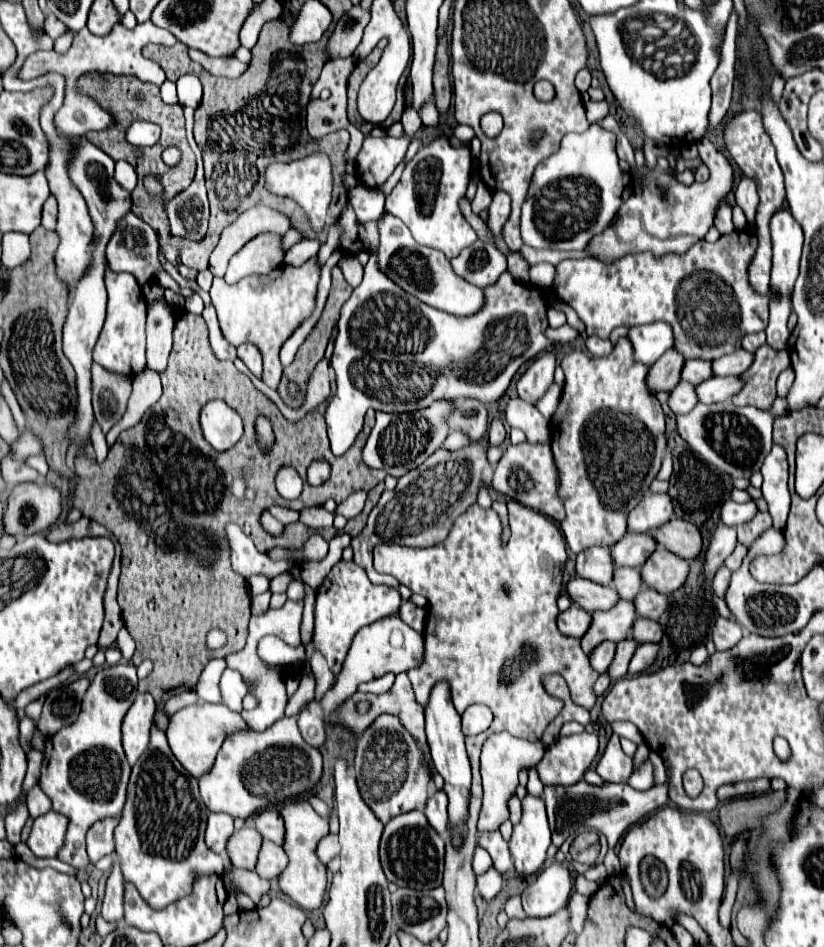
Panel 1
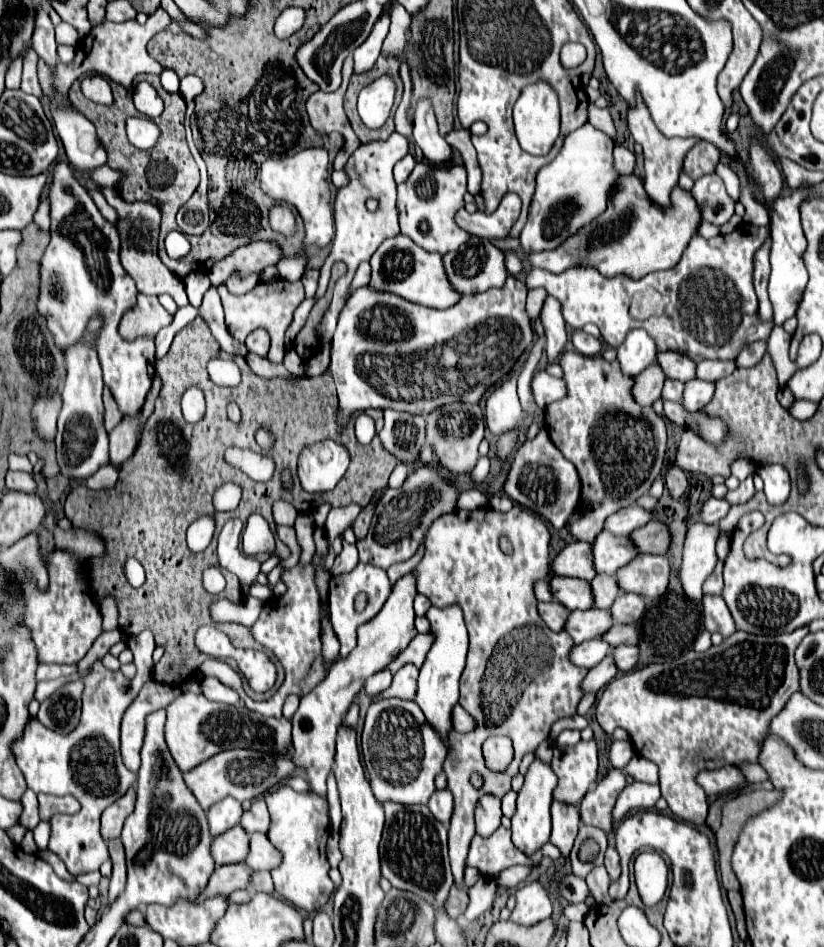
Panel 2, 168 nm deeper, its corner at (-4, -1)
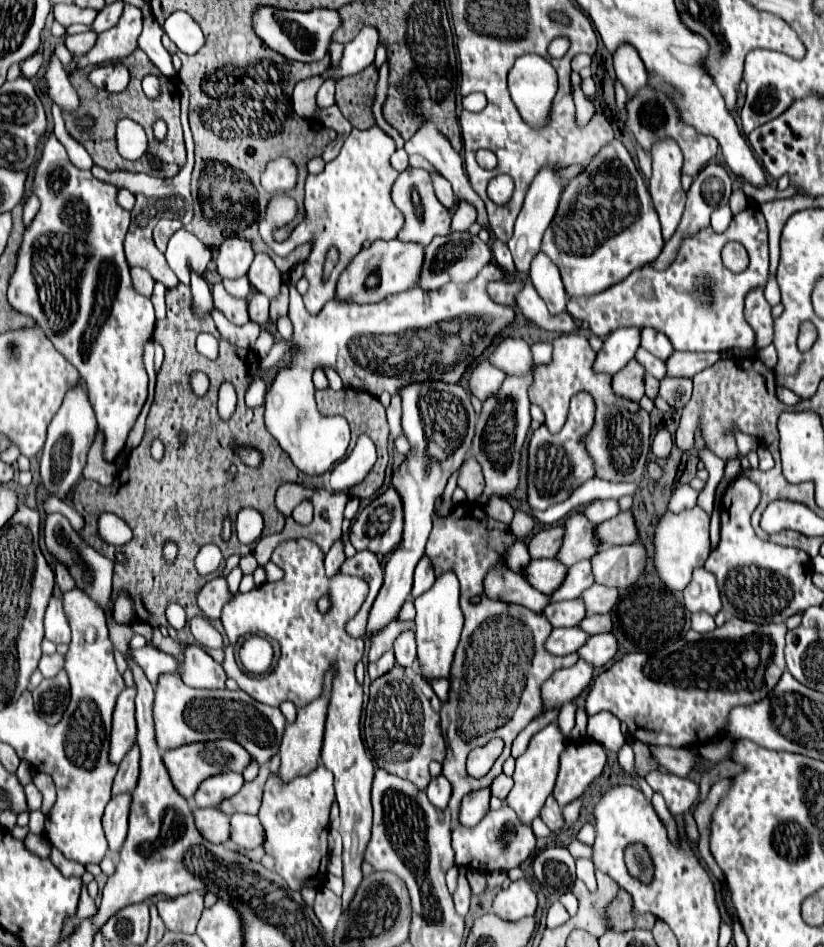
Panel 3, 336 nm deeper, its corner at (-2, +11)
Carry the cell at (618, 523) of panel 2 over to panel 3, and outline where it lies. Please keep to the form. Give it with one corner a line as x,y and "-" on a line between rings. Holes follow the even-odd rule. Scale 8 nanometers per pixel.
598,500
598,502
592,502
584,508
584,516
594,524
606,522
608,518
614,518
616,514
620,514
618,500

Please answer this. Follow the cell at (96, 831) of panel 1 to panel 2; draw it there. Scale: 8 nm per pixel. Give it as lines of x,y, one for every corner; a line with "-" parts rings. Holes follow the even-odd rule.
130,788
122,798
118,798
110,808
104,810
102,814
102,836
104,838
114,838
120,836
124,820
132,814
136,802
136,790

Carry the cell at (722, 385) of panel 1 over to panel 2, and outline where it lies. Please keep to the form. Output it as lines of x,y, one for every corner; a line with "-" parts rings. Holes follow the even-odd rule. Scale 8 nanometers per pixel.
690,380
684,384
682,406
686,412
696,412
698,408
706,406
706,402
710,402
712,394
714,394
714,384
702,380

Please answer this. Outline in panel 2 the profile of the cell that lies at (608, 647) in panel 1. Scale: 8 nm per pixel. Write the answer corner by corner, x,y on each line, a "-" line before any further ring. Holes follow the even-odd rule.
594,638
594,640
588,640
588,642
576,644
570,650
568,660
574,662
576,666
592,668
592,666
596,666
608,654
608,650
610,650
608,642
602,642
602,638

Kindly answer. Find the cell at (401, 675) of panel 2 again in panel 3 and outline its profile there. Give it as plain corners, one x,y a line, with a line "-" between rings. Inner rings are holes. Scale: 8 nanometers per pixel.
404,632
396,638
394,654
396,654
396,664
400,664
400,666
412,666
414,664
414,660
416,660
414,632

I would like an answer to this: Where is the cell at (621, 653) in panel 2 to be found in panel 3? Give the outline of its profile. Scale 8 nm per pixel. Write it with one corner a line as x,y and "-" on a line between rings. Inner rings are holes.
594,634
578,650
578,656
594,664
594,668
602,668
614,658
616,650
618,650
618,640
614,634

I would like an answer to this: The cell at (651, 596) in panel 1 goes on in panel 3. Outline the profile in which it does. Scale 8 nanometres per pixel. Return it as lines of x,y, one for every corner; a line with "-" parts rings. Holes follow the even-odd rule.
594,584
582,594
582,600
586,604
588,614
604,614
604,612
612,612
618,606
620,594
616,588

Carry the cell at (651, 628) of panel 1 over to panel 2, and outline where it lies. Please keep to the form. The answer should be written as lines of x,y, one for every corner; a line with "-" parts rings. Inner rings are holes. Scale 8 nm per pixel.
614,624
608,632
602,634
602,640
606,640
610,646
638,644
640,636
638,636
638,630
632,624

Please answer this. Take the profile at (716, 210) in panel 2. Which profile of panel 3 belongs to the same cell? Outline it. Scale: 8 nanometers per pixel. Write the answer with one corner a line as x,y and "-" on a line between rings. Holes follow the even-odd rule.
708,164
708,166
704,166
704,168
700,170
700,174
694,178
694,182
692,182
692,186
690,186
690,190
688,190
686,210
684,210
684,216
682,216
682,222
680,222
676,234
666,242
666,246
664,246
664,250
662,250
662,254
660,254
660,258
656,258
656,262
652,262
652,266
658,268
658,270
666,268
666,266
674,260
674,256
676,256
676,252
678,252
678,246
680,246
680,240
682,240
684,236
690,236
690,234
694,234
696,230
708,226
708,224
710,224
710,214
712,214
716,208
728,204
730,192
732,192
732,178
730,178
730,174
726,172
726,168
720,166
720,164

